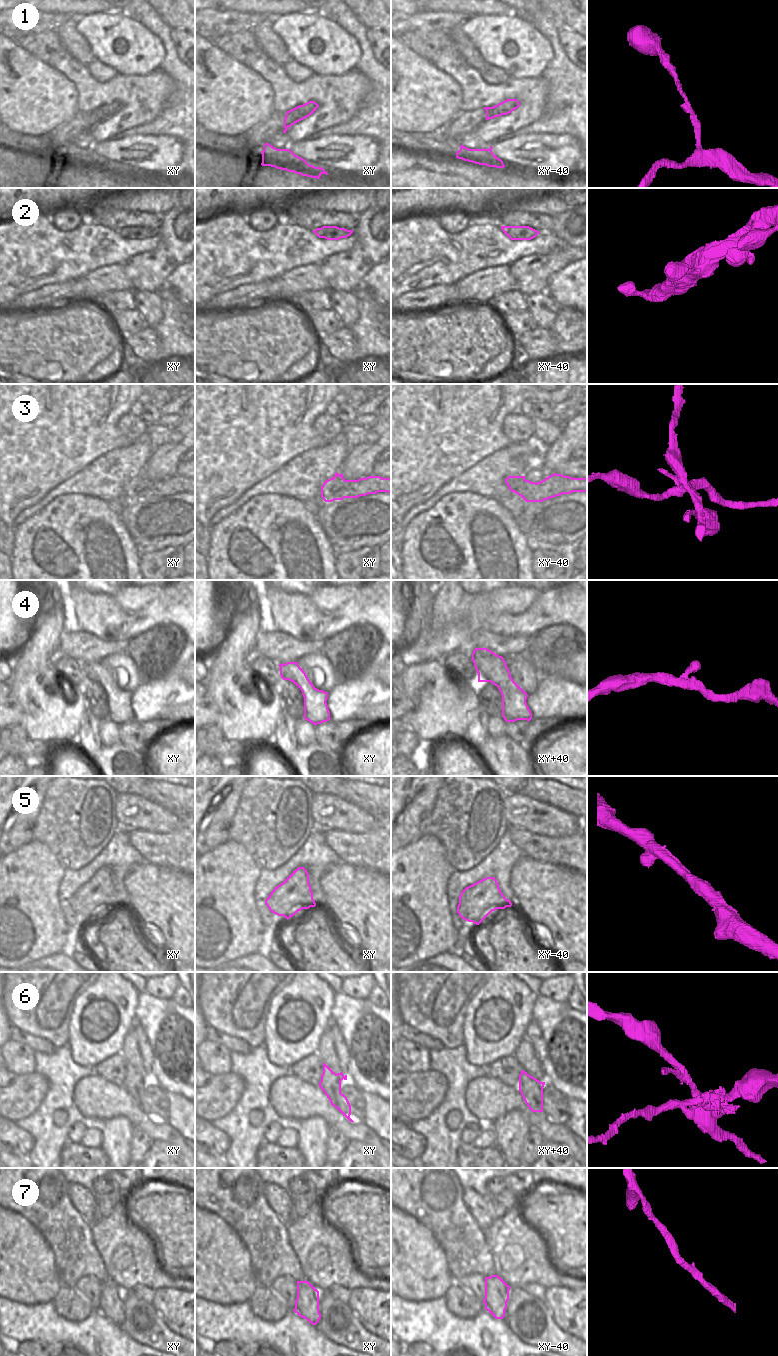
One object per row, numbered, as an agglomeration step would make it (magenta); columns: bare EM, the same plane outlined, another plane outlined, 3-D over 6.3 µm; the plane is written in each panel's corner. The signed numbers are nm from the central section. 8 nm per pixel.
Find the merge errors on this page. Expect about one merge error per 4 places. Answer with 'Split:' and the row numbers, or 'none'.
Split: 3, 6

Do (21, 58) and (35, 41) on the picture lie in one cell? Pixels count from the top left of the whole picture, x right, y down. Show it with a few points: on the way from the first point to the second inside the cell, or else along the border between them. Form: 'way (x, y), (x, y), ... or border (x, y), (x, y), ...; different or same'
border (14, 40), (47, 64); different

